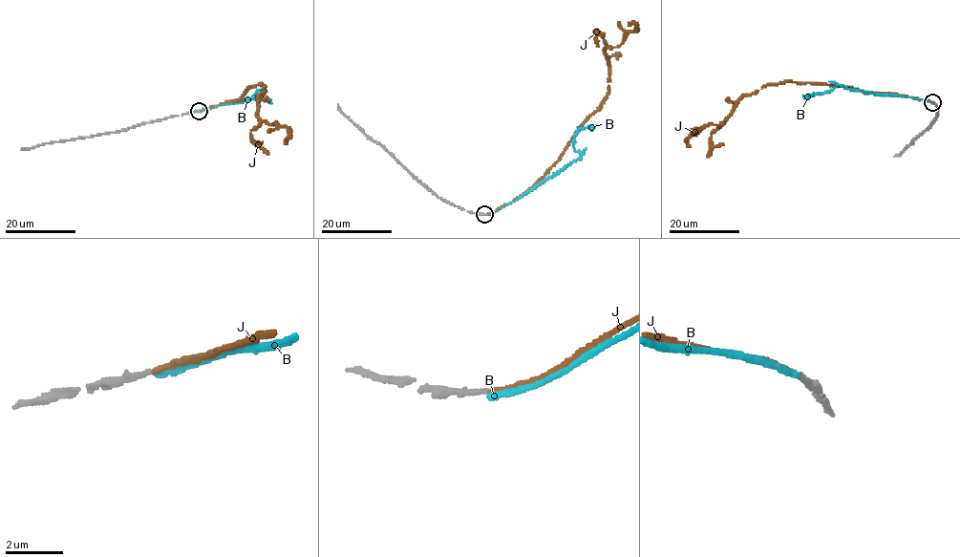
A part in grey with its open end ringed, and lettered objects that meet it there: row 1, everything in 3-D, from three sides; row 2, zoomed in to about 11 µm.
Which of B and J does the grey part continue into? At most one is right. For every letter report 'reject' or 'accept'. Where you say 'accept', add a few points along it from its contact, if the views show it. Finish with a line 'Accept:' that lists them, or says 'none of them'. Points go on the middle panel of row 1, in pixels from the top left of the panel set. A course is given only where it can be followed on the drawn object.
B: reject
J: accept; course (485, 214), (532, 187), (600, 105), (609, 77), (604, 53), (633, 32), (635, 24), (628, 22)
Accept: J

